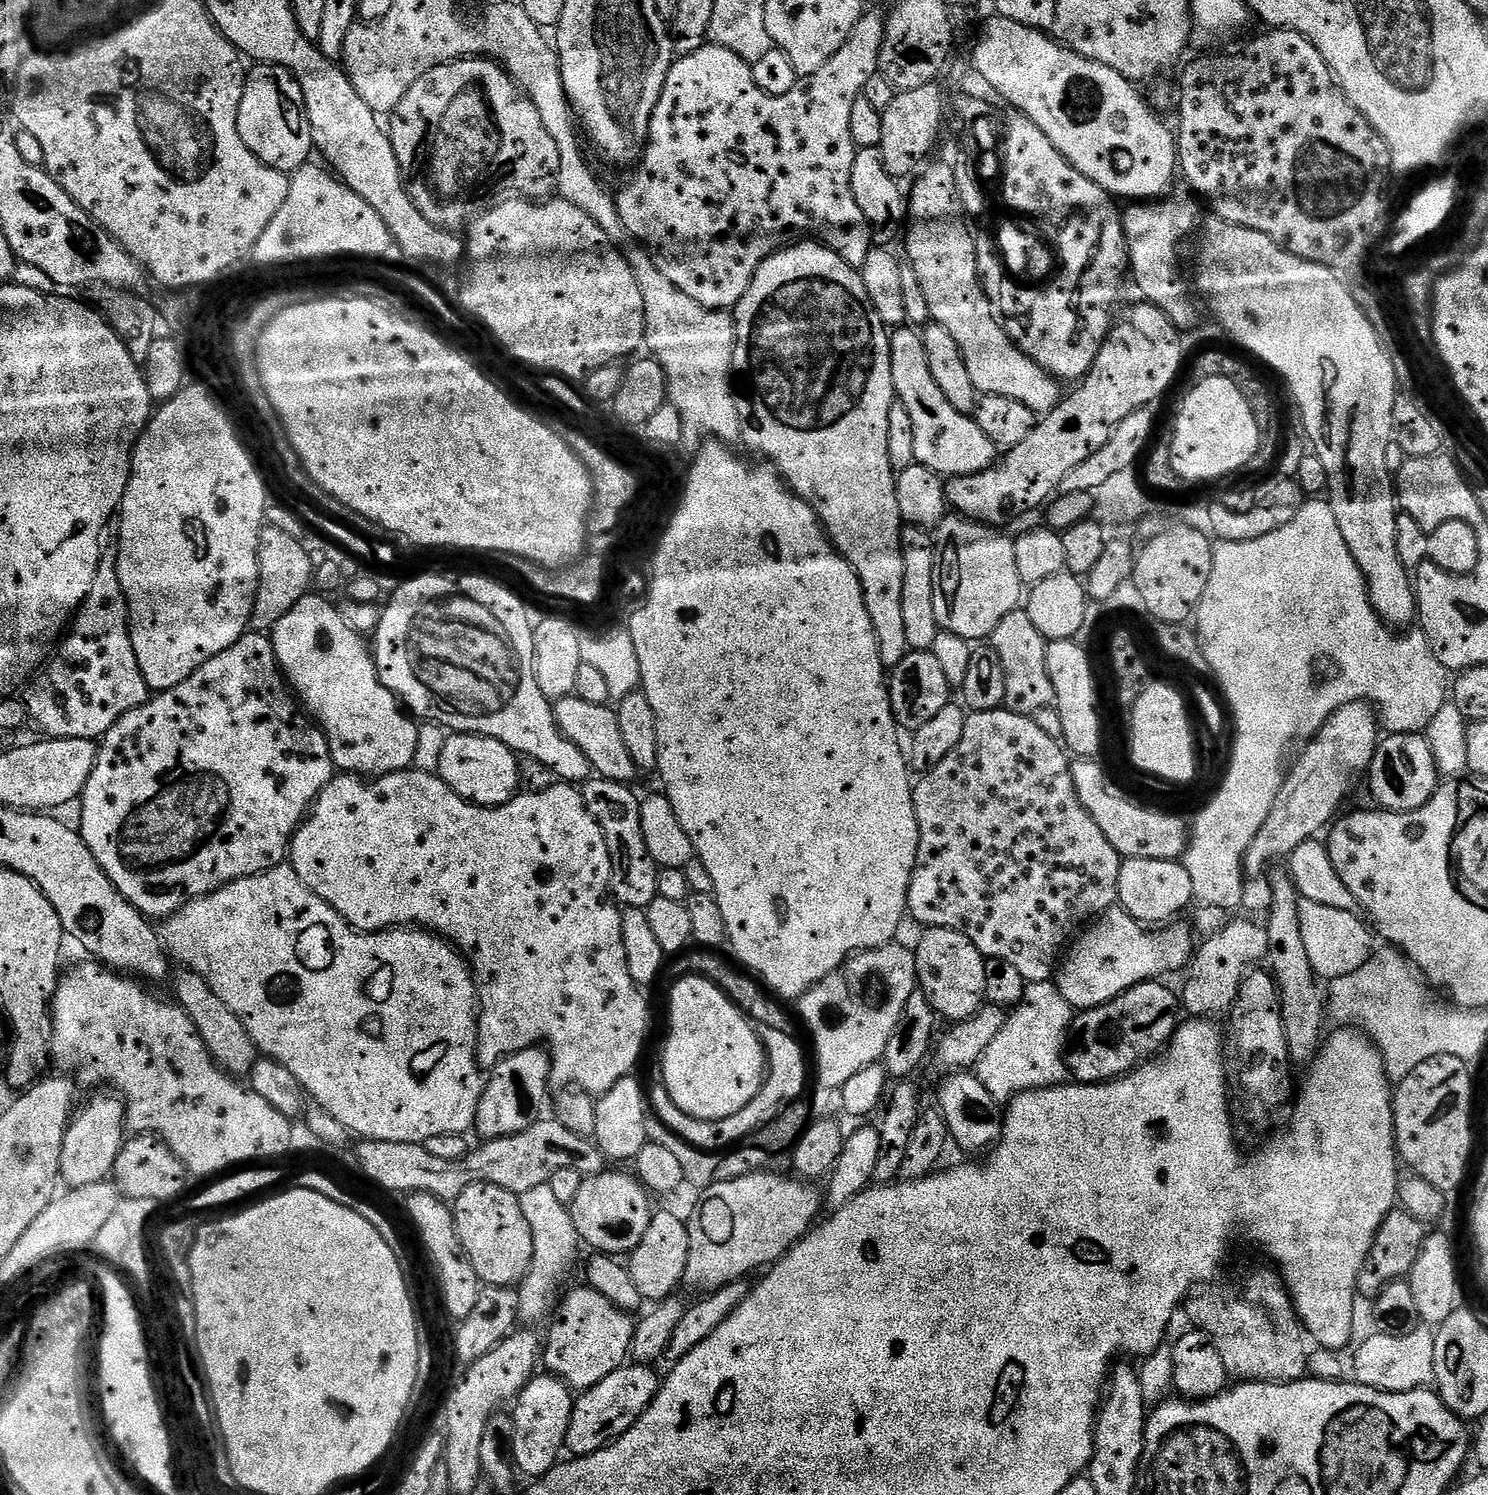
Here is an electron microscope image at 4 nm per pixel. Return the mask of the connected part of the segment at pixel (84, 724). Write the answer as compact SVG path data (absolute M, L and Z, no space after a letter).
M117 525L102 526L100 561L90 594L86 594L76 609L54 655L23 689L24 708L31 723L36 723L45 737L99 741L118 718L130 714L130 710L142 706L150 698L148 683L142 678L142 670L138 670L138 658L134 658L128 629L128 603L116 565L119 549Z

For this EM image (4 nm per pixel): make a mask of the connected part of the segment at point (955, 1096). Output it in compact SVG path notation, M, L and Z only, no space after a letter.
M956 1070L948 1076L940 1084L940 1101L938 1107L946 1118L946 1126L948 1127L949 1137L964 1152L980 1152L987 1153L989 1150L999 1144L1000 1139L1004 1137L1004 1114L1005 1109L1002 1107L1001 1101L994 1098L994 1094L990 1094L990 1090L986 1090L986 1086L982 1086L980 1079L968 1070Z

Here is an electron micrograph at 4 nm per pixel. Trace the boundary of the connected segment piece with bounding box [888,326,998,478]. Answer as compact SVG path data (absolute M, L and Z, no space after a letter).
M900 326L889 335L890 374L894 378L896 399L906 406L914 425L914 458L917 464L934 470L942 478L978 474L992 467L998 459L998 449L969 413L954 410L946 394L930 374L930 358L926 354L923 335L915 327Z

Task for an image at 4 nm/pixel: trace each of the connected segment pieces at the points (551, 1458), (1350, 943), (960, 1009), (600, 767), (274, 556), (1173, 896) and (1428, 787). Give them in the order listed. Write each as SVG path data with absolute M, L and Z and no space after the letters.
M551 1374L540 1375L533 1375L528 1381L515 1401L516 1409L512 1408L510 1412L516 1427L512 1458L515 1467L521 1473L524 1471L526 1475L532 1476L531 1478L546 1475L561 1459L560 1451L563 1453L566 1448L566 1434L570 1430L574 1403L573 1389L563 1380Z
M1309 899L1299 904L1299 921L1302 923L1302 940L1310 964L1319 979L1331 982L1334 978L1358 970L1374 951L1372 936L1367 926L1358 918L1357 913L1337 910L1332 906L1319 905Z
M929 928L915 950L919 987L932 1003L932 1009L948 1022L969 1020L986 1004L986 958L960 932L949 928Z
M576 695L563 696L555 701L554 711L556 724L564 732L567 740L572 740L586 754L592 764L596 776L604 776L614 782L631 785L632 779L638 775L634 758L630 758L630 750L626 750L626 742L622 738L622 730L618 727L615 711L608 704L586 702Z
M265 526L258 538L258 594L252 611L251 627L267 633L302 597L309 595L314 584L314 556L290 534Z
M1158 858L1125 859L1118 874L1118 904L1135 920L1145 926L1164 926L1188 903L1193 903L1190 874L1180 860L1159 860Z
M1414 732L1385 735L1376 747L1366 778L1373 798L1380 803L1377 805L1390 812L1413 812L1426 806L1442 780L1427 735Z

